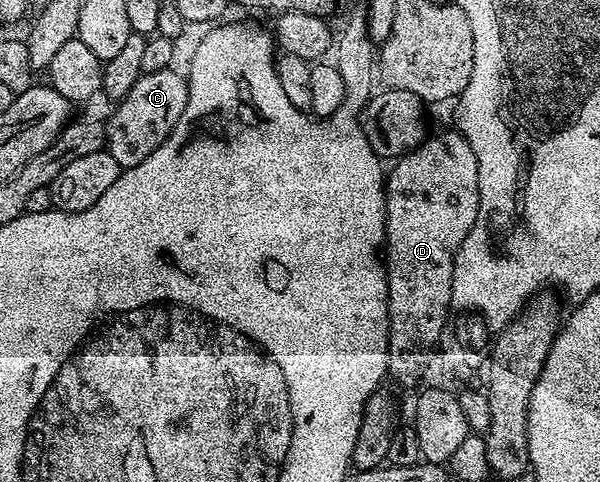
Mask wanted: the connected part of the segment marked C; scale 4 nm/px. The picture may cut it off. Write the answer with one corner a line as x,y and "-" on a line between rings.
171,67
153,73
141,72
134,87
130,87
106,122
106,152
114,155
121,170
142,163
142,159
146,159
146,155
155,151
167,139
170,131
174,131
182,111
186,111
188,78
183,72
175,71

